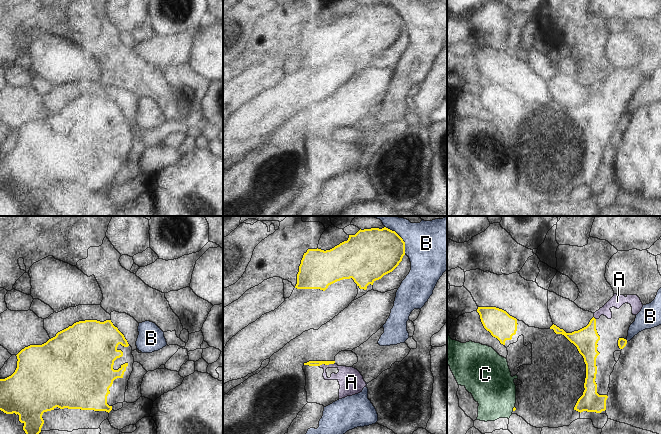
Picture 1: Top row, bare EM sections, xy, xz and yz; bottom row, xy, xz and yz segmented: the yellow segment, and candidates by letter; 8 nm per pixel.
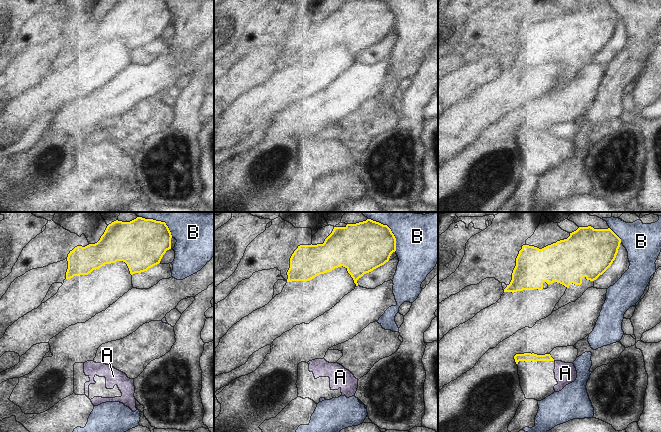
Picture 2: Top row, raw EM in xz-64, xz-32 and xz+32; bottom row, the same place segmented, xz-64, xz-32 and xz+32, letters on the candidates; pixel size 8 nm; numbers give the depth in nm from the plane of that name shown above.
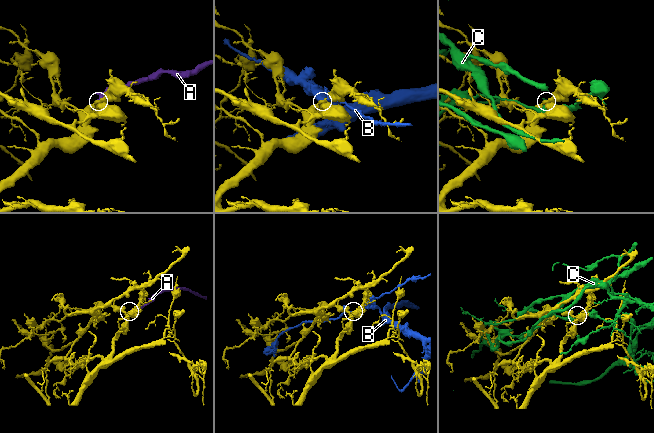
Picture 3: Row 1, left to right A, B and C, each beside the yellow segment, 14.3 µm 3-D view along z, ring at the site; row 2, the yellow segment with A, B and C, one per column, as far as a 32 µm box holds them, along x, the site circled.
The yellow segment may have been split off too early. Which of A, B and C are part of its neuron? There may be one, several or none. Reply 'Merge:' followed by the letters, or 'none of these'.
Merge: A

